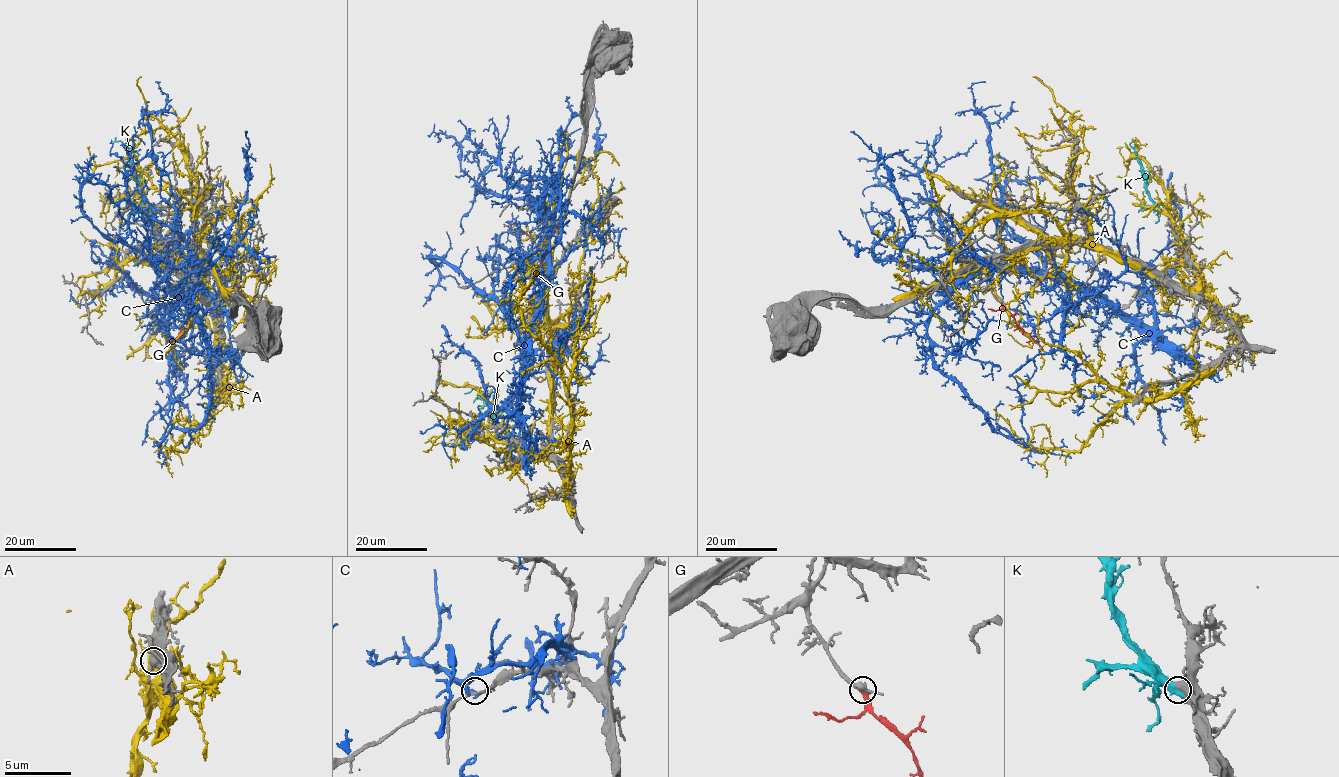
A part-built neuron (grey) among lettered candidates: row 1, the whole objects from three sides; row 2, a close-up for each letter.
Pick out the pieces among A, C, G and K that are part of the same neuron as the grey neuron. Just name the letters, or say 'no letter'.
G, K

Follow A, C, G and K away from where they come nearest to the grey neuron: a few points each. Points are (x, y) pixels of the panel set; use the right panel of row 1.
A: (1177, 382), (1234, 346), (1231, 326), (1039, 212), (984, 218), (961, 244), (963, 334)
C: (1009, 204), (1000, 263), (966, 277), (927, 334), (933, 363), (992, 429), (1023, 444), (1024, 375)
G: (1001, 302), (1016, 325), (1042, 348)
K: (1163, 212), (1146, 189), (1136, 152), (1130, 143), (1135, 137)

